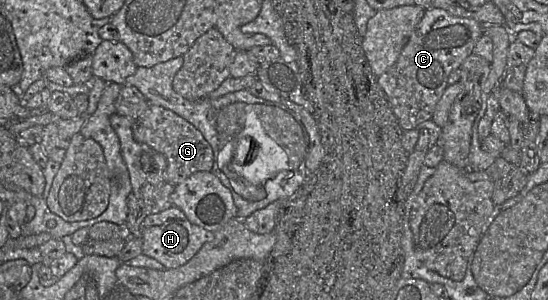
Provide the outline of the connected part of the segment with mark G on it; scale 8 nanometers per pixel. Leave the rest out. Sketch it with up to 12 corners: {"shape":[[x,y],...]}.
{"shape":[[119,96],[135,141],[165,156],[176,186],[212,171],[213,149],[186,119]]}

